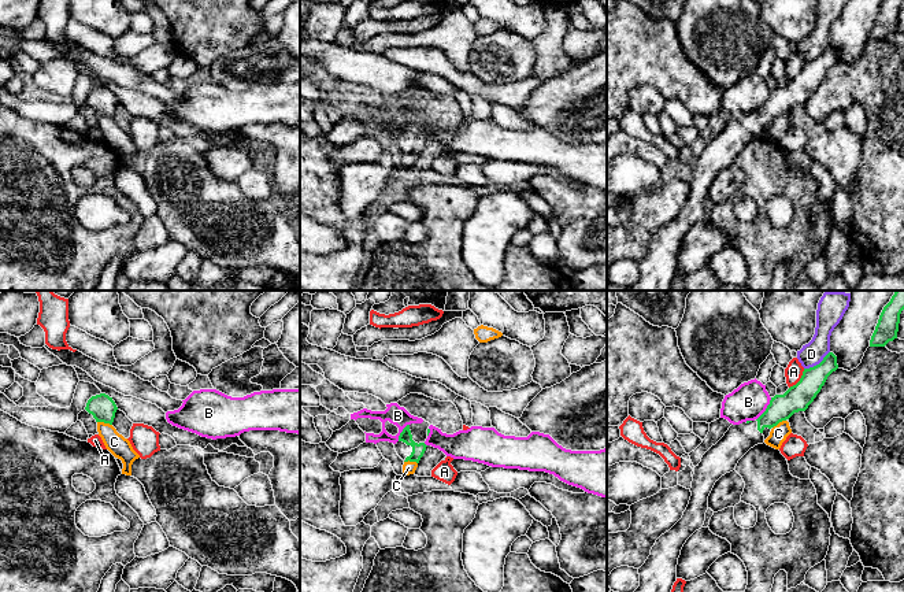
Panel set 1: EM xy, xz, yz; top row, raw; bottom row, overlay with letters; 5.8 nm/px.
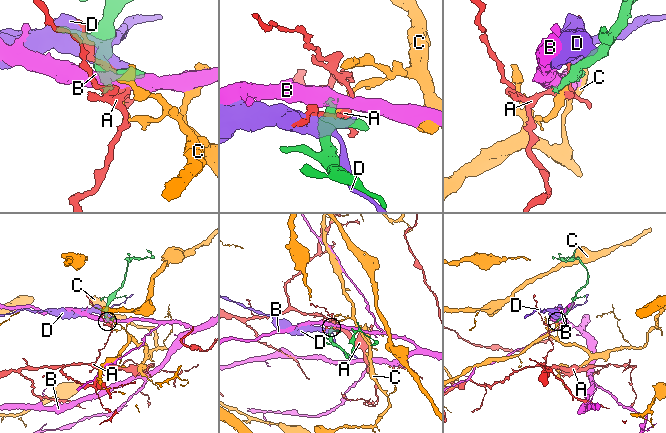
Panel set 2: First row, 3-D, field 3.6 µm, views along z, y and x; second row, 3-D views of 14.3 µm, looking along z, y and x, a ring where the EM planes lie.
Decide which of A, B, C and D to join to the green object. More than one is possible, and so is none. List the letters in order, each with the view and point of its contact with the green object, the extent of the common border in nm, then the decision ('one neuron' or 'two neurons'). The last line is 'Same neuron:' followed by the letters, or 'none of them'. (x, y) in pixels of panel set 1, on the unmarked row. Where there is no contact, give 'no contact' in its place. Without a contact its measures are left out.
A: yz (800, 73) | 150 nm | two neurons
B: yz (766, 102) | 160 nm | two neurons
C: xy (104, 115) | 90 nm | two neurons
D: yz (817, 58) | 190 nm | two neurons
Same neuron: none of them

